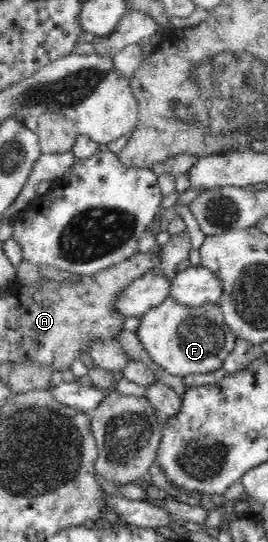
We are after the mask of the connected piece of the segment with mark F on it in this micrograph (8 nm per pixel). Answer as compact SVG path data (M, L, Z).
M172 296L143 315L135 330L137 338L155 364L174 376L182 377L198 372L208 374L222 368L226 357L234 350L236 341L218 303L187 307L178 304Z

